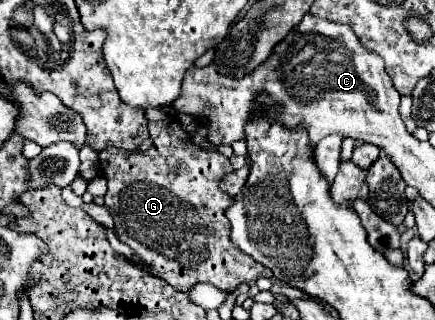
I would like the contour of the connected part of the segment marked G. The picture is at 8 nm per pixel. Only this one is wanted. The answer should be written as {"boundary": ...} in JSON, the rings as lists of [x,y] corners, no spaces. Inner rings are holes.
{"boundary":[[[148,108],[148,110],[146,110],[146,118],[148,118],[148,130],[150,130],[150,138],[152,138],[152,146],[150,146],[146,152],[122,152],[122,150],[116,150],[116,148],[104,148],[104,150],[98,154],[100,170],[102,170],[102,174],[104,174],[106,180],[108,180],[108,192],[106,192],[106,196],[104,196],[104,206],[110,210],[110,214],[112,214],[112,218],[114,218],[114,224],[116,224],[116,232],[118,232],[120,242],[128,244],[128,246],[134,250],[134,254],[136,254],[142,262],[146,262],[146,266],[150,268],[150,272],[152,272],[154,276],[166,280],[168,284],[172,284],[174,288],[184,290],[184,292],[188,292],[188,288],[190,288],[192,284],[196,284],[196,282],[210,282],[210,284],[214,284],[214,286],[220,288],[220,290],[234,290],[234,288],[236,288],[238,284],[242,284],[242,282],[256,282],[258,278],[272,278],[272,270],[270,270],[270,268],[258,264],[252,256],[248,256],[248,254],[244,254],[242,250],[238,250],[238,248],[234,246],[234,242],[230,240],[230,220],[226,218],[224,212],[226,212],[226,208],[230,208],[236,200],[234,200],[234,196],[226,194],[226,192],[220,188],[224,176],[234,170],[232,164],[230,164],[230,160],[228,160],[226,156],[222,156],[220,152],[204,152],[204,150],[200,150],[198,146],[194,146],[194,144],[190,142],[190,136],[182,130],[180,122],[174,120],[174,116],[162,112],[160,108]],[[178,162],[184,162],[186,172],[180,172],[180,174],[176,172],[176,164],[178,164]]]}

